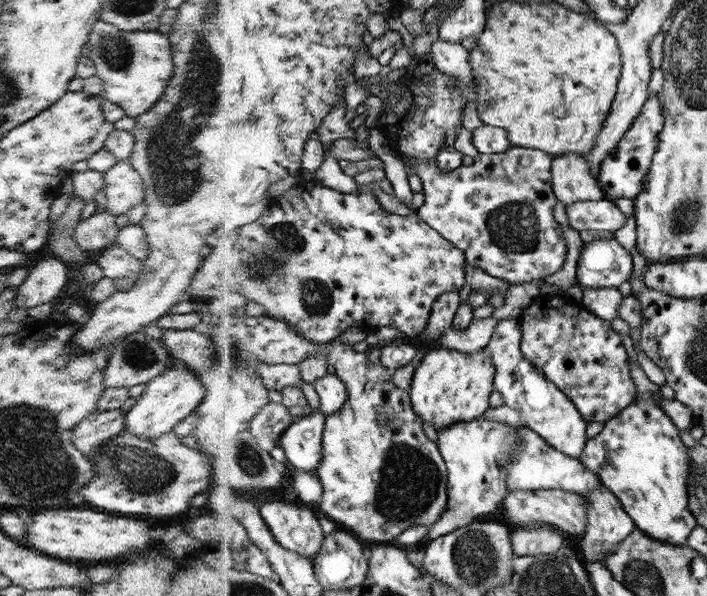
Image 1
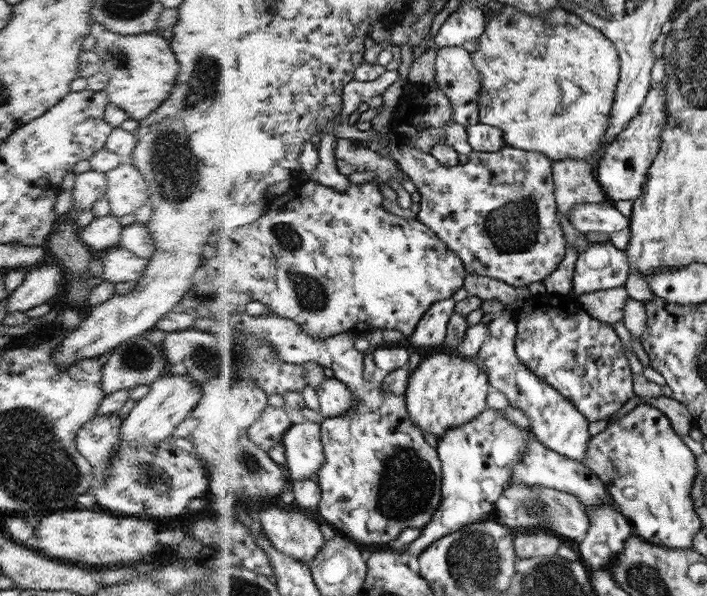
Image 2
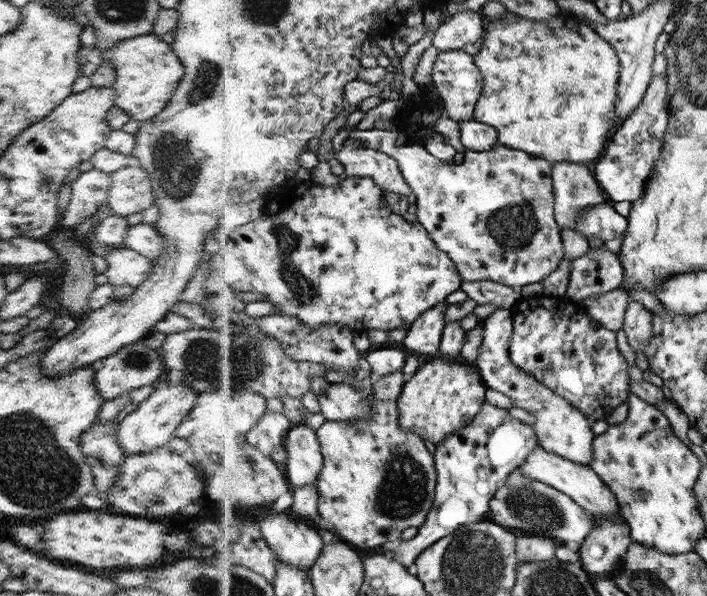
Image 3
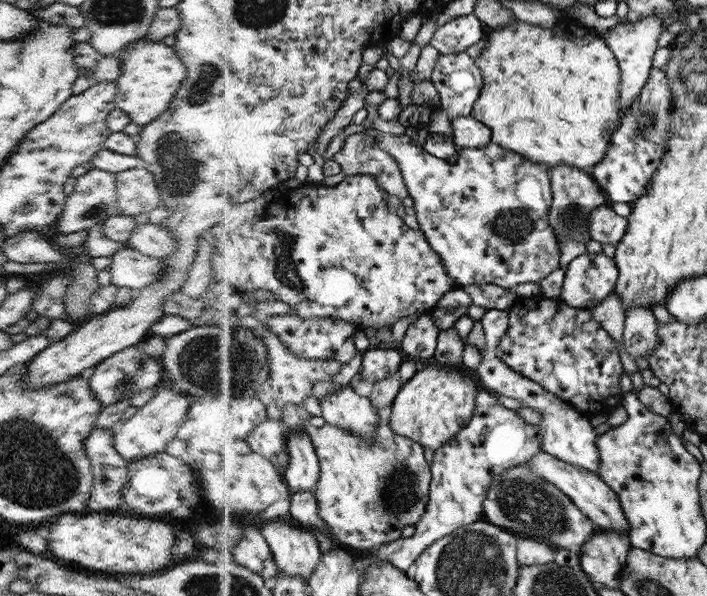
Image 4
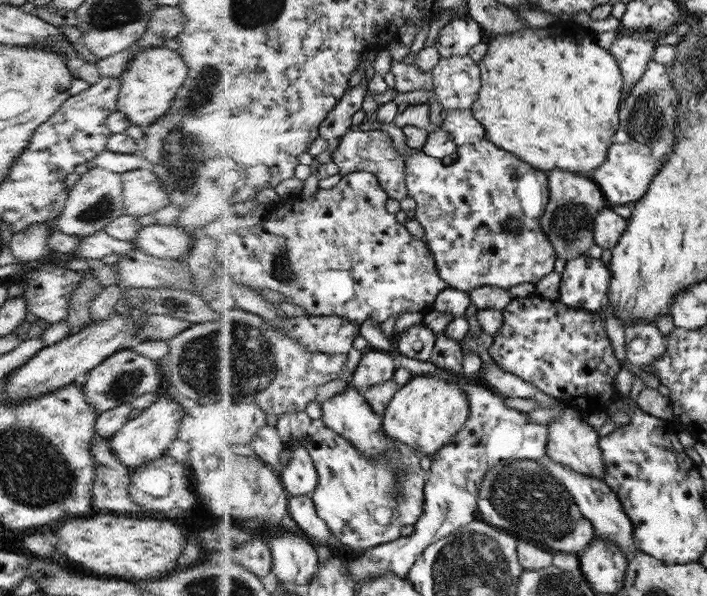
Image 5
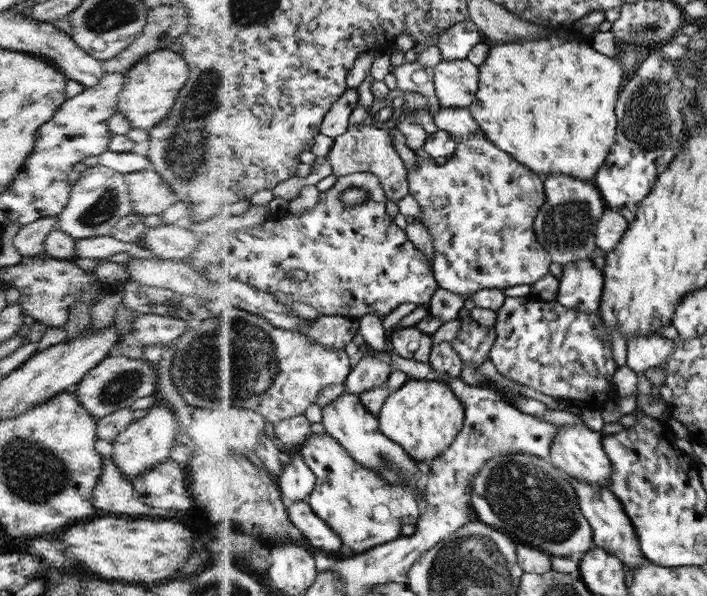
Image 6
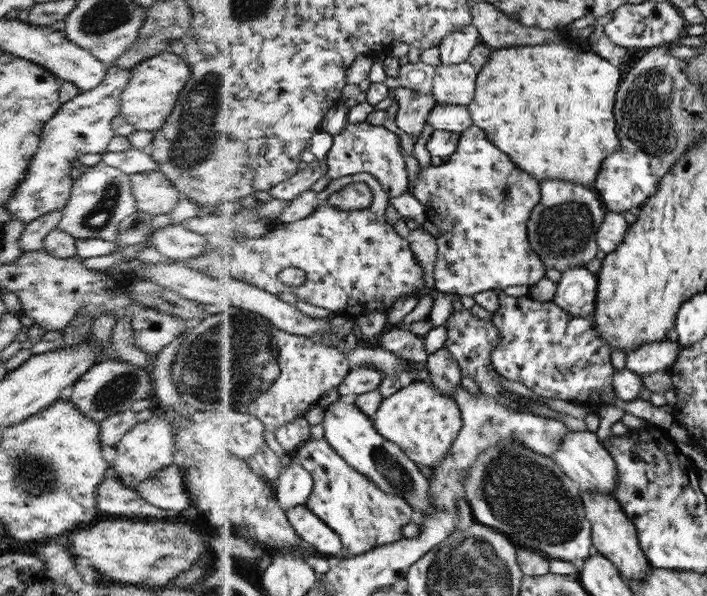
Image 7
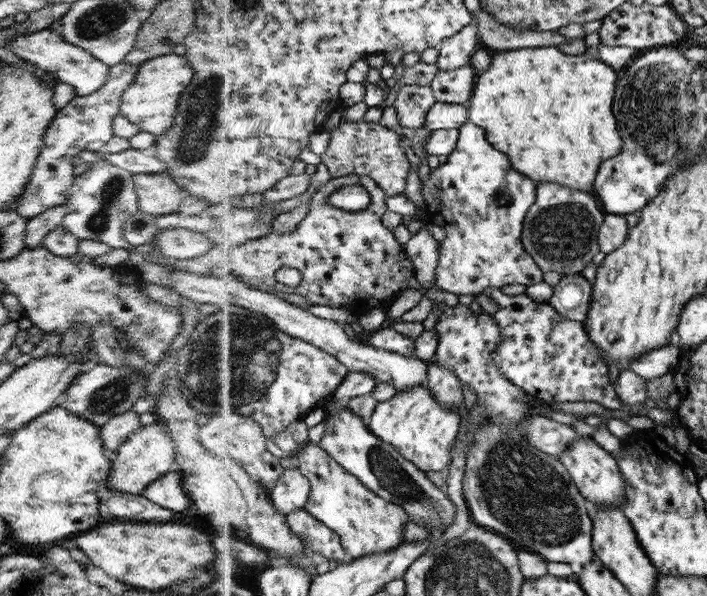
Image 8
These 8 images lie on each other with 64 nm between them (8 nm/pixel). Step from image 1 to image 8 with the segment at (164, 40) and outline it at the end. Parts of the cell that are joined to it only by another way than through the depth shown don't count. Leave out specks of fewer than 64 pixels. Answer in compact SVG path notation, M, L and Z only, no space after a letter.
M172 52L148 59L139 65L134 82L122 94L119 114L138 126L140 131L160 136L173 125L182 91L194 77L193 66L183 55Z

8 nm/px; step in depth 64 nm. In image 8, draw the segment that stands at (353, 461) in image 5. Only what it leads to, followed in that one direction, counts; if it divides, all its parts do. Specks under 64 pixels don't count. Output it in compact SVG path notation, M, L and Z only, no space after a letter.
M311 442L294 458L297 466L312 481L311 501L305 509L341 536L351 558L378 554L405 544L411 514L403 506L376 494L375 490L346 470L321 443Z

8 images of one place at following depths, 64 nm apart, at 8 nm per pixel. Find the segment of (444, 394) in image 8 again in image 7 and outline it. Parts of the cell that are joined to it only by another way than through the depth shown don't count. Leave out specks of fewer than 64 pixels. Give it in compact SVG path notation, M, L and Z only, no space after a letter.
M440 349L430 355L426 364L430 372L430 381L435 383L444 394L457 399L457 390L463 386L462 366L448 349Z

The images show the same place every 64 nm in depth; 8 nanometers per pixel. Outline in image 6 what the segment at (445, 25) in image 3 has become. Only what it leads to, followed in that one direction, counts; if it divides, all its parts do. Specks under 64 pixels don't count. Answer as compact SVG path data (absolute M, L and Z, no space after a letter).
M461 22L448 29L438 38L437 45L442 49L443 60L466 60L470 50L482 40L475 22Z

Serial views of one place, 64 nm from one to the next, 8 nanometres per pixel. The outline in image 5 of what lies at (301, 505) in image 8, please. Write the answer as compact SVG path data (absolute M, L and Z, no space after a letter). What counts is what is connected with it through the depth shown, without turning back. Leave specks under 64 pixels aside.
M299 440L290 446L290 455L291 460L281 473L285 489L292 497L313 494L319 488L320 473L310 447Z

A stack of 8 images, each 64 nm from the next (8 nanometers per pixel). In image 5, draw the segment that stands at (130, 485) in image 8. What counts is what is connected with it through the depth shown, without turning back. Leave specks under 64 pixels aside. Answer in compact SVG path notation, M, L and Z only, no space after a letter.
M160 395L158 399L156 397L156 400L138 417L129 419L124 427L110 439L109 445L116 458L119 458L131 472L145 462L167 454L168 447L177 438L184 410L178 402L166 396Z

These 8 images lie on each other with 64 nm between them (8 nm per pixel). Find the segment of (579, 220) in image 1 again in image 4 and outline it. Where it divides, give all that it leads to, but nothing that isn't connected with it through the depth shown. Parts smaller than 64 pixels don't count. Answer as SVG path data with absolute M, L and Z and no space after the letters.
M599 206L592 211L592 218L588 225L592 240L603 244L617 244L627 229L627 218L622 217L611 206Z

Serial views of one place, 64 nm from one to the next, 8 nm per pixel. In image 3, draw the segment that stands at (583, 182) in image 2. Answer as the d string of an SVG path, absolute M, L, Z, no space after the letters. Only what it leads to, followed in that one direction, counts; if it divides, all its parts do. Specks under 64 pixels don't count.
M558 162L552 168L551 178L554 180L556 221L561 230L577 230L578 214L606 200L591 165Z

